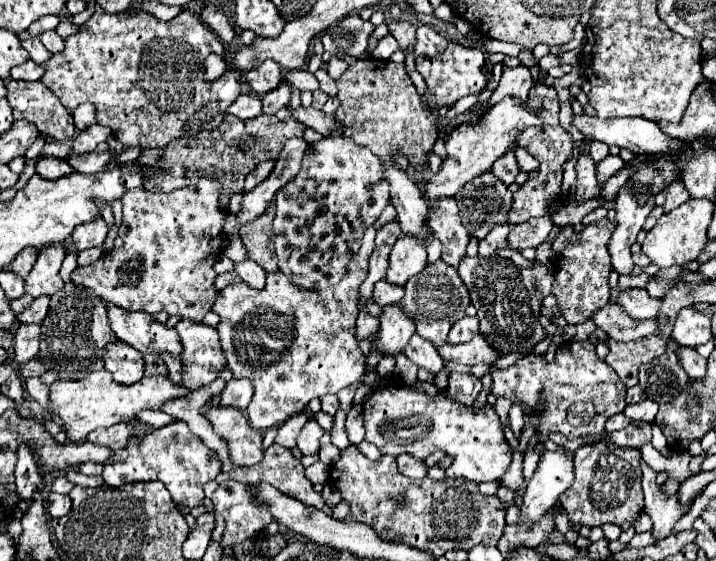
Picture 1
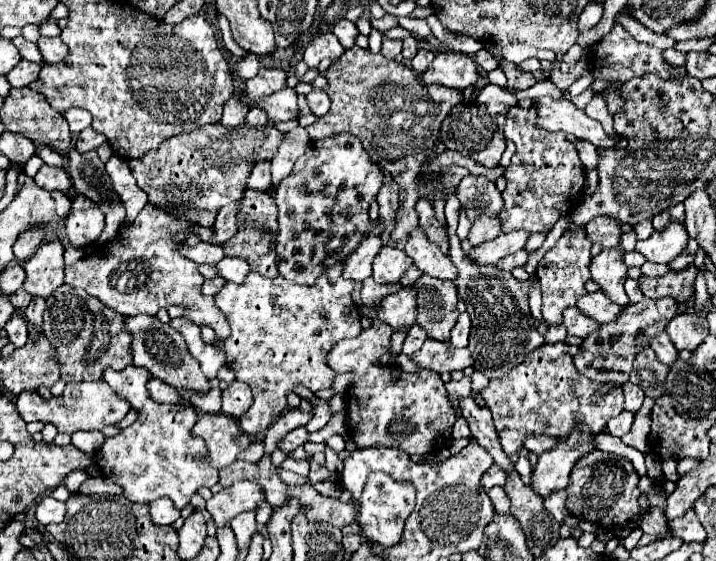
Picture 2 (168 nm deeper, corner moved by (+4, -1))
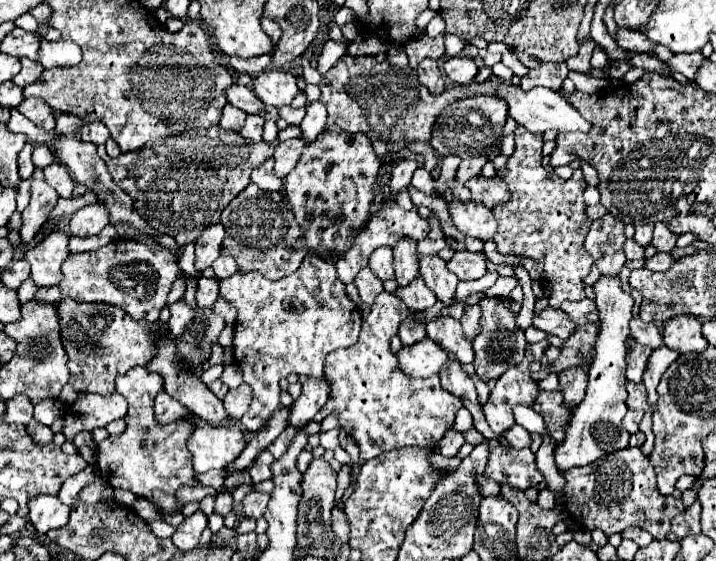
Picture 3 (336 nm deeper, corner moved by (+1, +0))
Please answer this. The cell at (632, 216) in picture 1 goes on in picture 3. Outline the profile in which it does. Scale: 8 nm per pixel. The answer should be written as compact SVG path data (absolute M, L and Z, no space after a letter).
M602 276L596 284L596 306L598 306L598 316L600 316L600 332L598 332L598 340L594 344L594 360L592 366L588 370L588 386L586 386L586 396L584 400L578 404L578 408L574 408L572 420L568 424L566 430L566 440L556 446L554 458L556 458L556 466L560 472L570 470L574 466L586 466L592 464L594 460L598 460L604 454L616 452L616 450L624 450L628 448L628 438L630 434L626 432L626 428L622 426L622 418L628 412L626 406L626 340L628 334L626 332L626 324L630 322L632 316L632 296L622 292L620 286L620 278L612 278L612 276Z

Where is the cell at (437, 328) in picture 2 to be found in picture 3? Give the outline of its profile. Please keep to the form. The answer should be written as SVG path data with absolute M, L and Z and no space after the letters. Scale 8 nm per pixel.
M442 318L426 324L426 332L434 342L440 342L442 348L454 352L462 364L470 364L474 360L472 340L468 340L462 332L460 320Z

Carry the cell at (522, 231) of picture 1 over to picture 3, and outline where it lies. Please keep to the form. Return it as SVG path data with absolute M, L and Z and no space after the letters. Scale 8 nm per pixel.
M456 252L448 260L446 268L458 276L458 280L478 280L486 274L486 254L474 252Z

